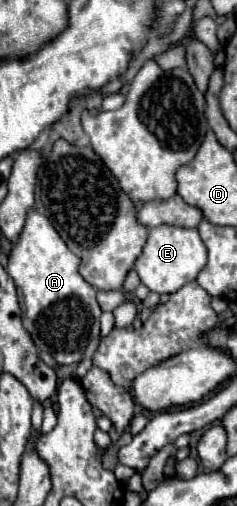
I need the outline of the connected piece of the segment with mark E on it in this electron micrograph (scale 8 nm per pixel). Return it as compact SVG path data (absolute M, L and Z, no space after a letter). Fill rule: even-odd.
M155 226L149 230L147 244L141 256L135 262L135 270L141 282L157 294L171 294L181 286L193 282L201 268L207 264L207 248L203 246L197 228L181 228L181 226Z

